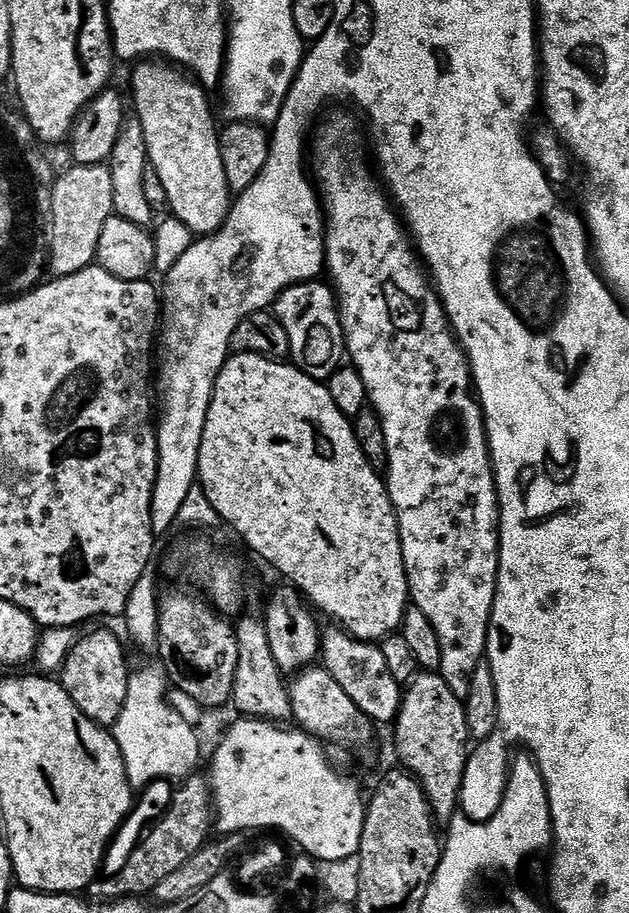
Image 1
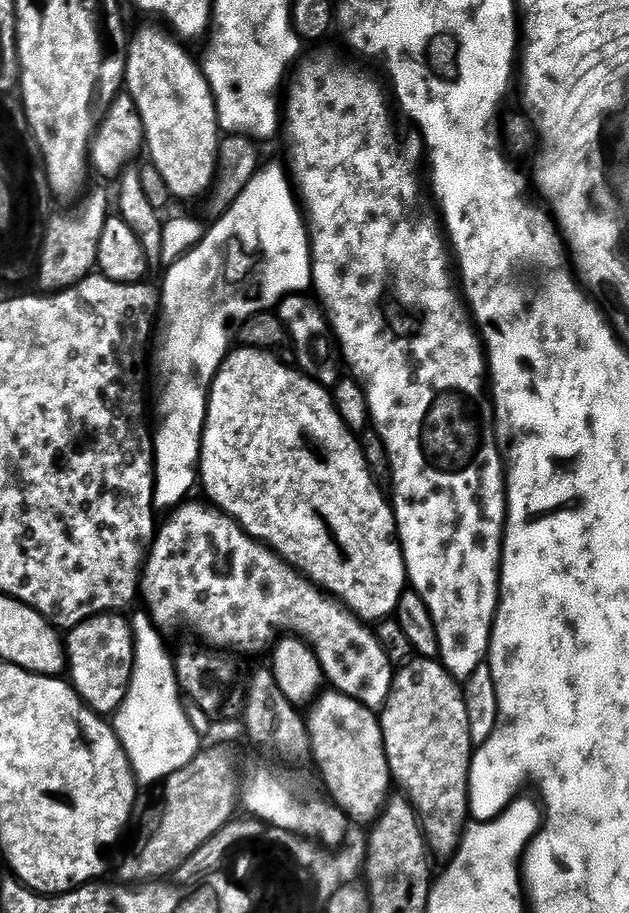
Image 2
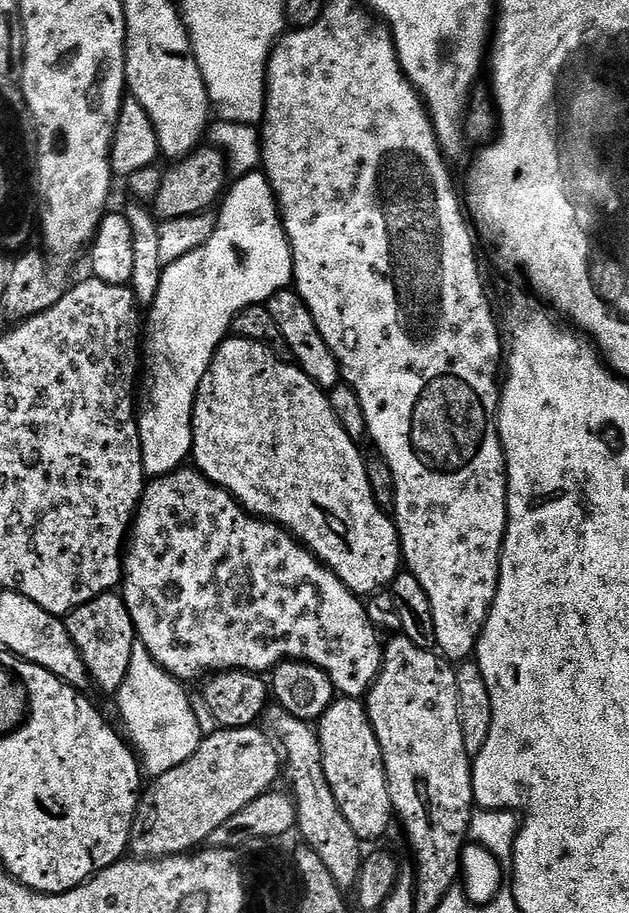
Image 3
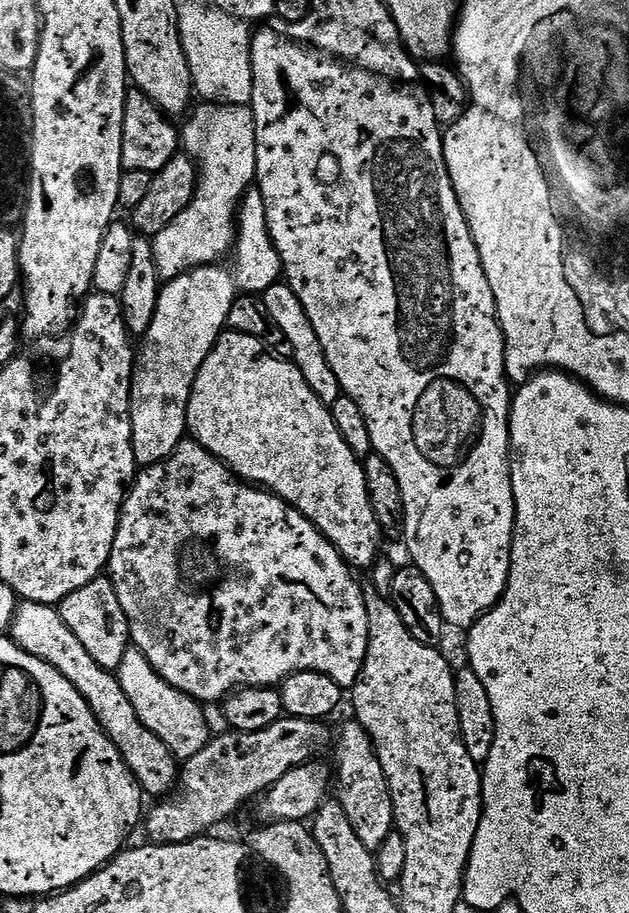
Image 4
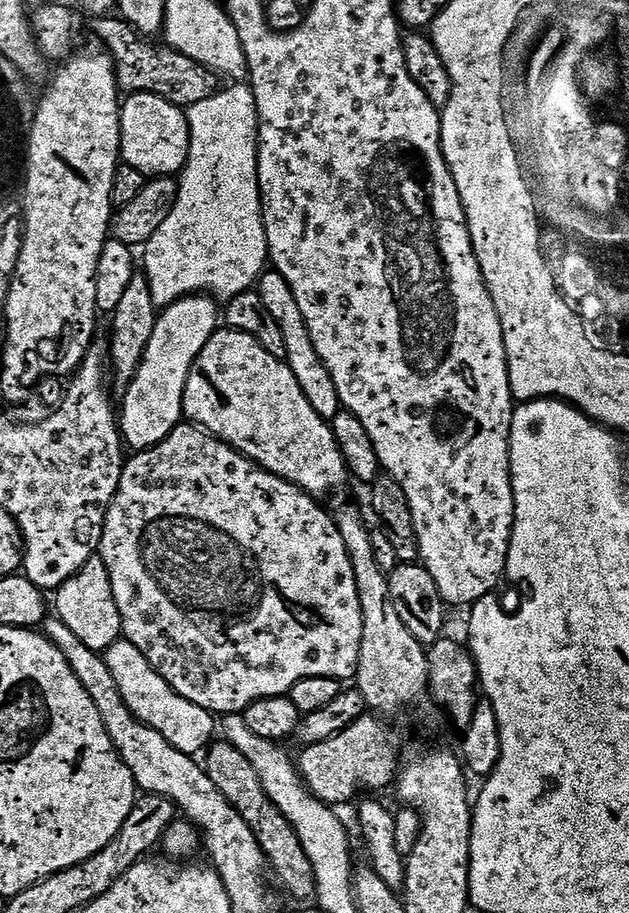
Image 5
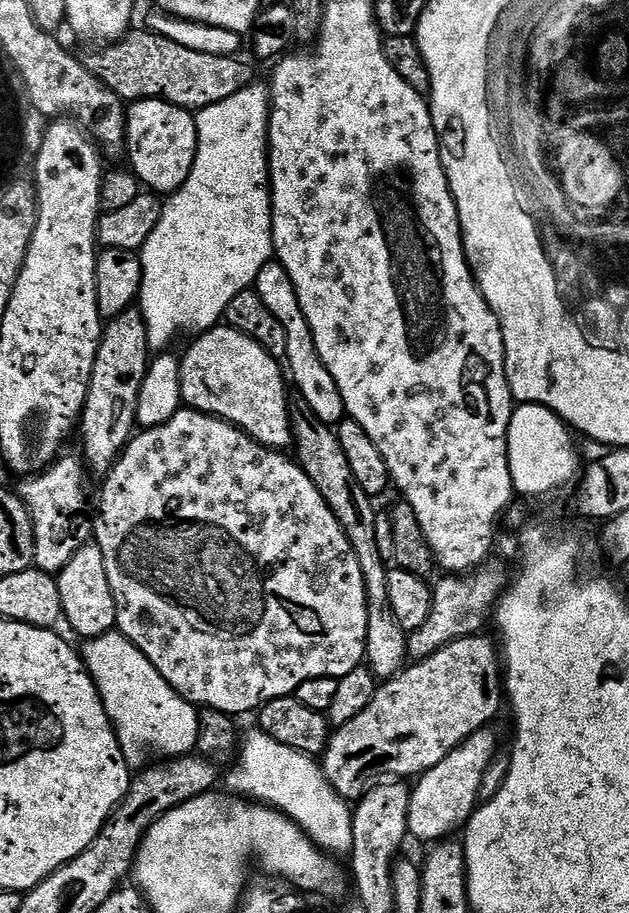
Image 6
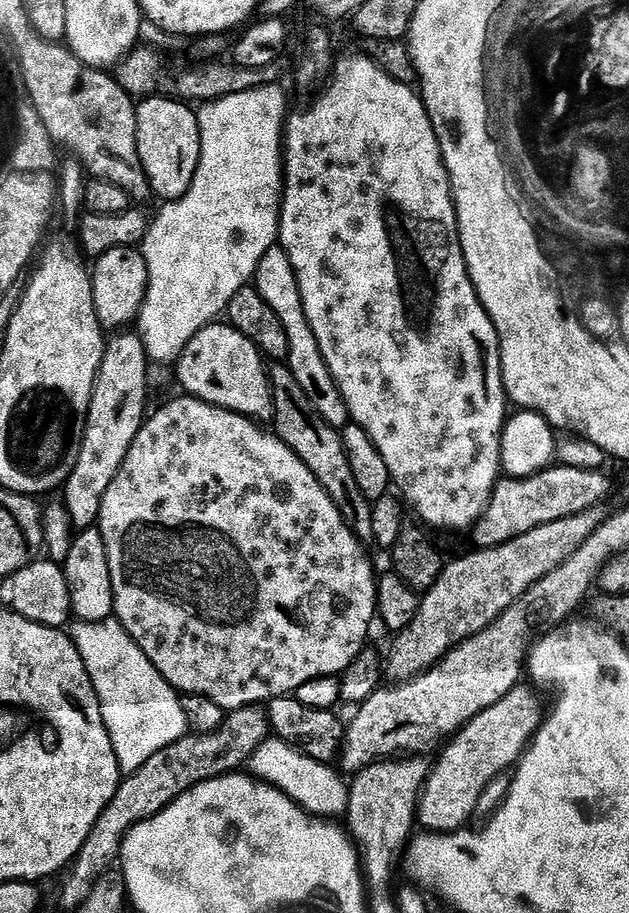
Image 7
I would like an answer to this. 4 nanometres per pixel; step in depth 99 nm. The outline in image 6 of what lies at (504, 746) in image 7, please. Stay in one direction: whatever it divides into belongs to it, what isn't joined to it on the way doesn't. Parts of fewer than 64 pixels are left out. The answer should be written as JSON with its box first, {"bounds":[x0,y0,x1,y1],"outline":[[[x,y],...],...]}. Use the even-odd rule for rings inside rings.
{"bounds":[408,727,498,842],"outline":[[[491,727],[479,728],[466,742],[462,742],[438,766],[423,773],[416,786],[413,785],[408,797],[408,830],[411,839],[432,840],[440,842],[452,831],[463,829],[472,817],[478,804],[478,794],[482,786],[482,778],[490,766],[490,762],[498,755],[496,736]]]}

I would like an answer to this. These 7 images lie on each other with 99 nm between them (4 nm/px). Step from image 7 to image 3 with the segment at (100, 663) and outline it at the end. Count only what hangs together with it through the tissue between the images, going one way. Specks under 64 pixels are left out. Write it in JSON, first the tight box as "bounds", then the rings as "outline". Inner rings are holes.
{"bounds":[114,643,201,778],"outline":[[[136,643],[134,654],[130,654],[130,670],[126,670],[126,682],[122,682],[119,692],[115,693],[114,700],[120,703],[120,716],[124,719],[123,731],[130,741],[131,747],[138,753],[138,759],[145,773],[149,772],[149,777],[155,778],[166,774],[166,770],[174,770],[174,766],[182,766],[194,750],[198,750],[201,742],[201,735],[198,726],[198,719],[191,709],[189,693],[184,692],[185,685],[176,677],[172,676],[146,650],[146,646]]]}

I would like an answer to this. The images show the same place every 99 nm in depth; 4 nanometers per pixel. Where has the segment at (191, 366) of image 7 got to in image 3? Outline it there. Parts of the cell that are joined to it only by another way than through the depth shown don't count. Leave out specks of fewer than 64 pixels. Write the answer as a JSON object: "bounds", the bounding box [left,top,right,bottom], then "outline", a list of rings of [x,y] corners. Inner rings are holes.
{"bounds":[191,336,401,598],"outline":[[[232,336],[220,343],[220,349],[214,354],[214,358],[198,386],[194,414],[192,415],[191,459],[199,472],[211,484],[225,488],[246,511],[251,512],[254,516],[259,516],[261,520],[270,520],[272,523],[280,525],[291,536],[295,536],[351,592],[356,593],[361,598],[371,597],[373,594],[387,589],[393,578],[401,571],[400,533],[396,530],[393,517],[385,509],[377,506],[376,499],[373,498],[370,490],[370,482],[366,478],[366,466],[364,465],[364,453],[361,445],[352,440],[350,434],[346,434],[346,430],[342,430],[342,422],[338,422],[338,418],[328,401],[328,392],[319,388],[302,369],[296,367],[295,363],[289,362],[287,359],[285,359],[286,361],[280,359],[284,358],[266,347],[265,344],[250,342],[242,339],[241,336]]]}

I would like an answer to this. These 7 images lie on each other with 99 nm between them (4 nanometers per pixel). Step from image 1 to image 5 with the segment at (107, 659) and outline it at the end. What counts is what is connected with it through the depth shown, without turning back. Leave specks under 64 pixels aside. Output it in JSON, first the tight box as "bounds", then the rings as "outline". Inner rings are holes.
{"bounds":[54,554,124,654],"outline":[[[99,554],[90,557],[78,574],[55,589],[54,596],[55,615],[66,626],[70,626],[70,631],[82,641],[82,646],[90,646],[90,650],[103,654],[121,639],[124,627],[118,614],[118,602],[114,602],[114,586],[110,586],[110,570],[106,570],[106,562]]]}

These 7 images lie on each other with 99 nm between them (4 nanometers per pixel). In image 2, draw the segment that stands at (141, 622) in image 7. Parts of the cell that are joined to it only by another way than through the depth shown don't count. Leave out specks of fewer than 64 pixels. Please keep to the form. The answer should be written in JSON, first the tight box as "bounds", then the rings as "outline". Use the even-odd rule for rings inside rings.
{"bounds":[138,502,394,710],"outline":[[[183,502],[176,505],[167,513],[168,521],[164,525],[155,529],[154,535],[150,541],[150,547],[146,552],[146,559],[142,565],[140,573],[140,586],[138,589],[139,599],[144,599],[143,607],[146,609],[148,616],[152,619],[152,625],[161,634],[167,632],[189,632],[192,636],[197,636],[201,640],[201,645],[207,646],[212,650],[228,650],[224,648],[233,648],[236,652],[264,652],[267,653],[281,638],[292,637],[297,640],[303,640],[305,644],[311,648],[312,653],[318,658],[318,662],[324,671],[324,679],[335,691],[346,694],[350,698],[354,698],[358,702],[362,702],[366,707],[373,710],[379,710],[384,707],[384,702],[392,689],[392,678],[394,675],[393,665],[389,664],[386,654],[382,650],[382,646],[378,642],[375,631],[365,621],[361,620],[356,613],[345,608],[335,596],[328,595],[318,584],[313,584],[307,576],[303,576],[298,569],[292,567],[291,564],[272,551],[267,544],[263,544],[261,540],[256,540],[245,532],[243,526],[239,524],[232,516],[227,516],[221,508],[217,508],[211,502],[203,502],[204,504],[190,504],[191,502]]]}

